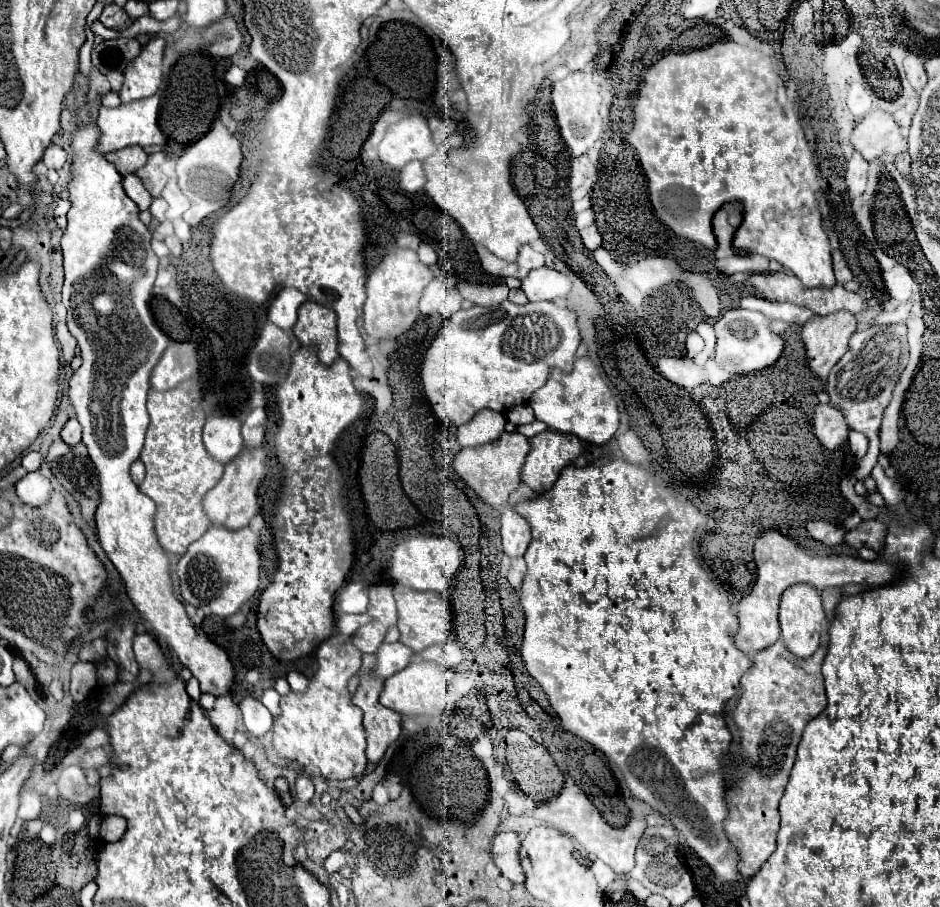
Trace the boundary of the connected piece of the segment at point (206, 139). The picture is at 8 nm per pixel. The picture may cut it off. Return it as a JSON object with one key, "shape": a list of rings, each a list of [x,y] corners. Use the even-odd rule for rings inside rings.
{"shape":[[[220,119],[212,123],[210,131],[202,139],[198,139],[194,145],[190,145],[184,151],[184,155],[178,159],[176,175],[182,193],[192,203],[192,207],[184,213],[184,221],[188,225],[198,225],[204,217],[218,211],[230,201],[230,187],[240,177],[240,163],[242,163],[240,141],[222,125]]]}

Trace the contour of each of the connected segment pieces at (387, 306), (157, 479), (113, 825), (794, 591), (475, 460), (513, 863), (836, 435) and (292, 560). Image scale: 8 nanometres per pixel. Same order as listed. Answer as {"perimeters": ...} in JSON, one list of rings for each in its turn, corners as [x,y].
{"perimeters":[[[[396,249],[382,257],[366,281],[366,309],[364,309],[364,329],[374,339],[396,339],[406,333],[418,319],[418,301],[424,287],[432,281],[432,271],[420,263],[416,251]]],[[[186,379],[178,387],[168,391],[148,391],[150,425],[142,449],[142,463],[146,465],[146,479],[140,491],[156,503],[156,535],[160,545],[170,553],[186,553],[188,545],[202,537],[212,525],[204,513],[202,499],[222,477],[224,465],[214,461],[204,443],[204,409],[202,409],[202,385],[198,379]]],[[[112,815],[112,817],[104,817],[102,821],[102,829],[100,835],[104,841],[118,841],[126,831],[126,819]]],[[[798,583],[798,585],[790,585],[782,593],[782,601],[780,601],[782,639],[784,639],[786,647],[796,657],[806,659],[806,657],[810,657],[818,649],[820,637],[822,637],[822,631],[824,631],[824,623],[826,623],[826,615],[824,615],[820,593],[818,593],[816,587],[812,587],[808,583]]],[[[502,433],[496,441],[480,445],[480,447],[462,447],[454,457],[452,457],[452,467],[464,479],[464,483],[476,491],[476,495],[492,505],[500,507],[508,503],[508,497],[518,489],[520,485],[520,469],[522,461],[526,459],[528,453],[528,439],[520,433]]],[[[512,831],[498,833],[492,843],[492,859],[500,873],[508,877],[512,883],[524,883],[524,869],[520,865],[518,857],[520,849],[520,837]]],[[[818,405],[814,411],[814,433],[826,449],[840,447],[848,437],[848,425],[840,409],[828,405]]],[[[316,345],[300,347],[292,355],[288,377],[278,385],[276,397],[282,413],[282,423],[276,435],[276,453],[286,471],[286,487],[272,525],[280,565],[270,587],[260,597],[258,631],[276,659],[294,661],[314,651],[324,639],[334,633],[332,605],[334,595],[344,583],[344,577],[352,565],[352,533],[340,497],[340,471],[332,459],[332,451],[340,433],[360,417],[364,399],[352,383],[350,365],[342,357],[338,357],[334,365],[320,363]]]]}

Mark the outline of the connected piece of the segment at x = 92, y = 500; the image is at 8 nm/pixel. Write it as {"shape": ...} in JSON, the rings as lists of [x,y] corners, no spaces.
{"shape":[[[52,441],[46,463],[50,465],[58,483],[70,495],[74,495],[82,517],[88,523],[94,523],[94,513],[100,503],[100,483],[86,445],[66,445],[64,441]]]}

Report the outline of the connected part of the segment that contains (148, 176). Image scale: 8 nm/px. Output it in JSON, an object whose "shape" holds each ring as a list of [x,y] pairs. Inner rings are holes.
{"shape":[[[160,151],[160,153],[152,153],[152,155],[148,155],[146,165],[136,171],[136,175],[140,177],[140,181],[144,183],[146,191],[148,191],[152,197],[160,197],[160,193],[162,193],[166,181],[168,181],[168,177],[166,177],[166,175],[162,173],[162,169],[160,169],[160,163],[162,163],[164,159],[166,159],[166,155],[164,155],[162,151]]]}

